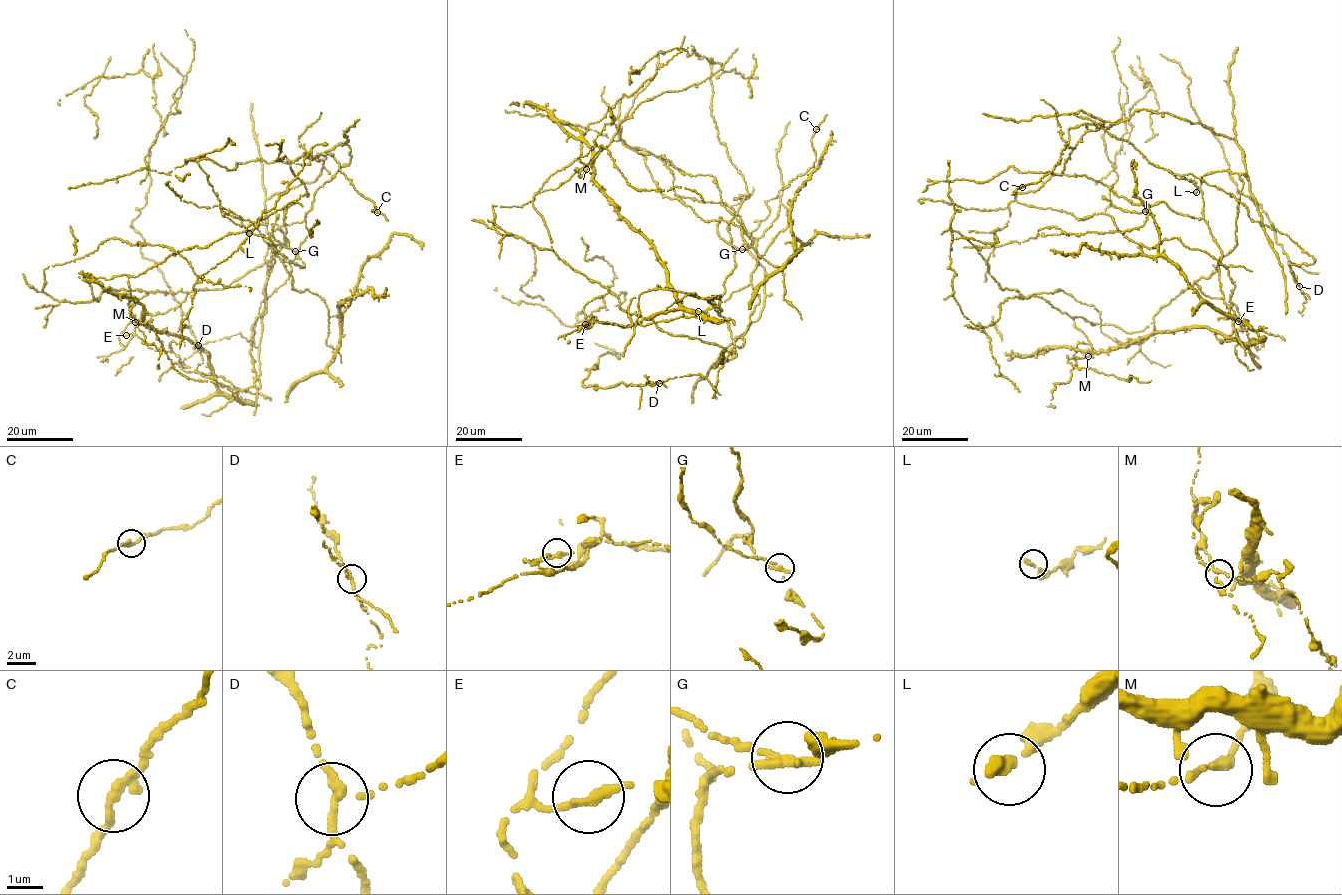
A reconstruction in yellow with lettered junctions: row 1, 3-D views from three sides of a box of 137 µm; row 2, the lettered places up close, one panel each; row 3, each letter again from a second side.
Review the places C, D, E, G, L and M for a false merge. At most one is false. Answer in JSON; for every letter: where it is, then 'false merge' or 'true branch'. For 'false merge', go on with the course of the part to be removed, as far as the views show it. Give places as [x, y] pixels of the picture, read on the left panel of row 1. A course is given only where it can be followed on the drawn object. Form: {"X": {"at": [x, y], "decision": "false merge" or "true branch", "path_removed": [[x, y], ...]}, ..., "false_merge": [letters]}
{"C": {"at": [377, 212], "decision": "true branch"}, "D": {"at": [198, 345], "decision": "true branch"}, "E": {"at": [126, 335], "decision": "true branch"}, "G": {"at": [295, 251], "decision": "false merge", "path_removed": [[295, 251], [283, 246], [273, 237], [273, 228], [278, 214]]}, "L": {"at": [249, 233], "decision": "true branch"}, "M": {"at": [135, 322], "decision": "true branch"}, "false_merge": ["G"]}

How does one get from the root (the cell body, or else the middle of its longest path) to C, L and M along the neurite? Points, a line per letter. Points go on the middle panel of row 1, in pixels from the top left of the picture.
C: (765, 284), (751, 232), (769, 214), (766, 201), (813, 166), (816, 129)
L: (765, 284), (757, 240), (782, 204), (788, 226), (757, 260), (751, 283), (698, 311)
M: (765, 284), (760, 317), (713, 366), (736, 355), (716, 295), (675, 292), (654, 246), (586, 169)

